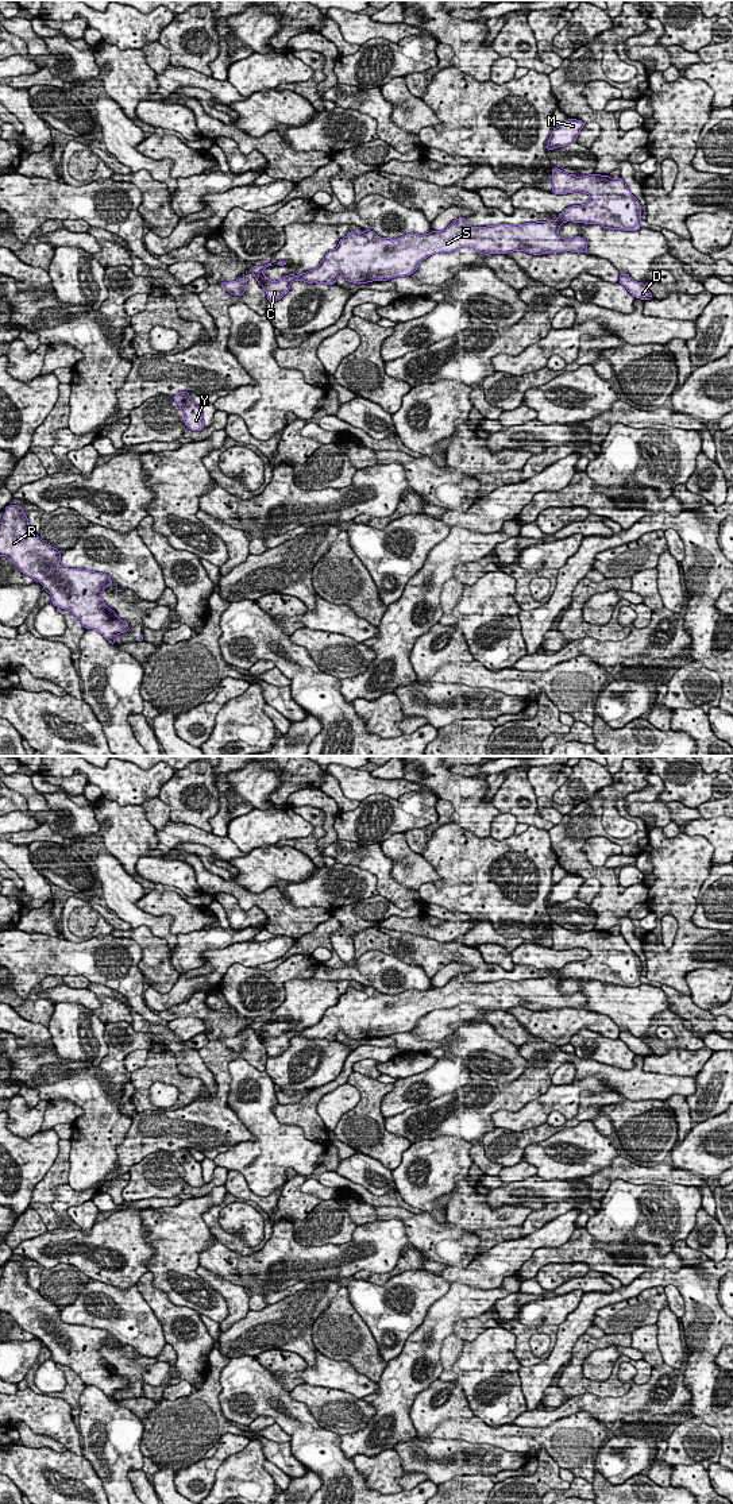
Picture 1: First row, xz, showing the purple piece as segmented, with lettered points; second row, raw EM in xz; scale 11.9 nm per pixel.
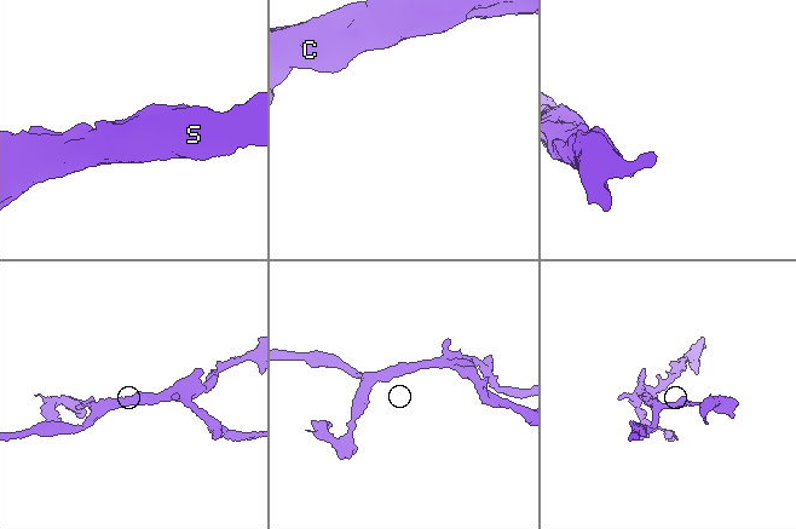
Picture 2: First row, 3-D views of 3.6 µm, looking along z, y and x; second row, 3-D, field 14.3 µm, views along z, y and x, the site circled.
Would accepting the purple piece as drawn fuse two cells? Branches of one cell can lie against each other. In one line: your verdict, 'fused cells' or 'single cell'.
single cell

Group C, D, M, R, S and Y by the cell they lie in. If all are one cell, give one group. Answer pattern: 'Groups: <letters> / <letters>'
Groups: C D M R S Y

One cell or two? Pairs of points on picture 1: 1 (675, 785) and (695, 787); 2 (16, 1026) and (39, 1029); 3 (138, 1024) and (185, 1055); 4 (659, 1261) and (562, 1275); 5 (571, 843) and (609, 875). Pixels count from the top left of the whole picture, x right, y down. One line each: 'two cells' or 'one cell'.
1: one cell
2: one cell
3: one cell
4: two cells
5: one cell

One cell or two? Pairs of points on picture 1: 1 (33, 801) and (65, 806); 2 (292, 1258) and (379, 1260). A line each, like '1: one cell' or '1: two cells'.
1: two cells
2: one cell

